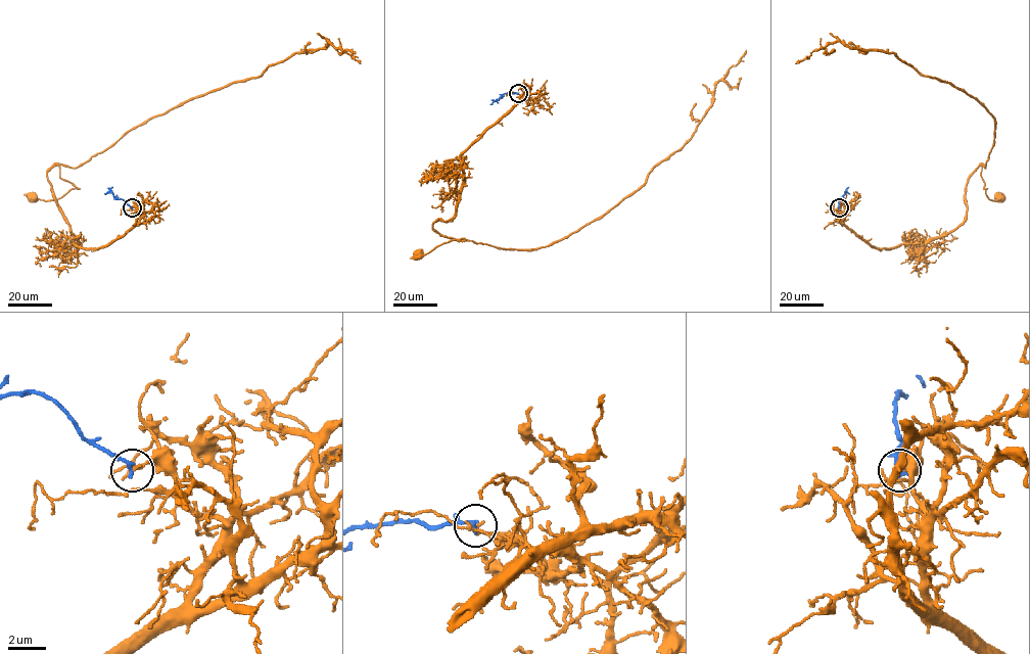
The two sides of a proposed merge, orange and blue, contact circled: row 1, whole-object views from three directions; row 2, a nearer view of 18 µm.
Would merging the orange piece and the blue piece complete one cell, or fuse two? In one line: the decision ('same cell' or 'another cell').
another cell

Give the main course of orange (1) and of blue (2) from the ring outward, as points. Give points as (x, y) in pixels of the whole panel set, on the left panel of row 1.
1: (132, 207), (142, 218), (123, 235), (81, 248), (47, 177), (58, 165), (79, 188), (32, 198)
2: (132, 207), (110, 191), (104, 194)

